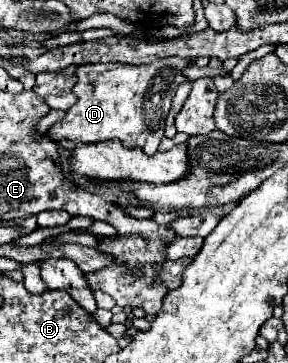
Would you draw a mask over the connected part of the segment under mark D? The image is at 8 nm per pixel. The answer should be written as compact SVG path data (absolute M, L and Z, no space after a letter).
M165 56L153 64L129 66L129 64L81 64L77 66L77 84L73 94L77 102L67 110L61 124L49 128L49 136L59 140L65 150L77 144L103 142L117 138L123 146L139 146L145 154L155 154L161 138L171 100L179 84L187 82L183 70L191 64L191 58Z

